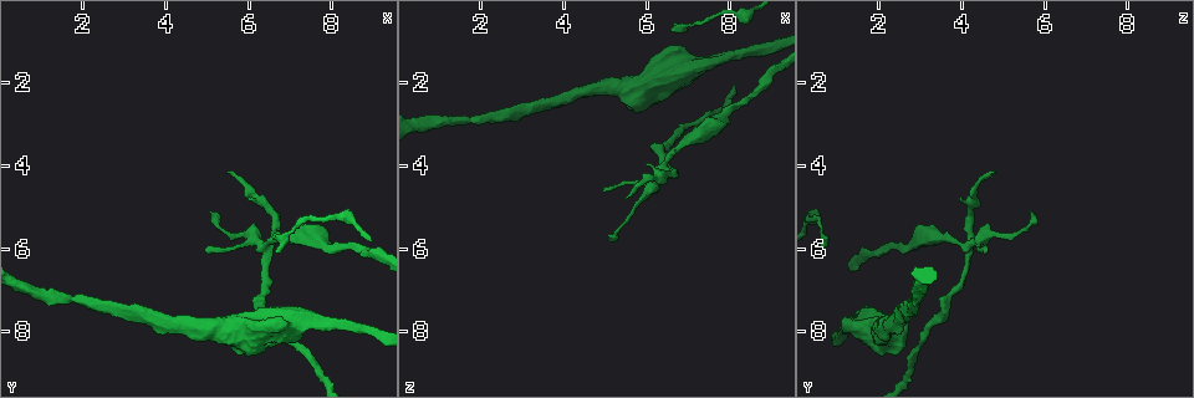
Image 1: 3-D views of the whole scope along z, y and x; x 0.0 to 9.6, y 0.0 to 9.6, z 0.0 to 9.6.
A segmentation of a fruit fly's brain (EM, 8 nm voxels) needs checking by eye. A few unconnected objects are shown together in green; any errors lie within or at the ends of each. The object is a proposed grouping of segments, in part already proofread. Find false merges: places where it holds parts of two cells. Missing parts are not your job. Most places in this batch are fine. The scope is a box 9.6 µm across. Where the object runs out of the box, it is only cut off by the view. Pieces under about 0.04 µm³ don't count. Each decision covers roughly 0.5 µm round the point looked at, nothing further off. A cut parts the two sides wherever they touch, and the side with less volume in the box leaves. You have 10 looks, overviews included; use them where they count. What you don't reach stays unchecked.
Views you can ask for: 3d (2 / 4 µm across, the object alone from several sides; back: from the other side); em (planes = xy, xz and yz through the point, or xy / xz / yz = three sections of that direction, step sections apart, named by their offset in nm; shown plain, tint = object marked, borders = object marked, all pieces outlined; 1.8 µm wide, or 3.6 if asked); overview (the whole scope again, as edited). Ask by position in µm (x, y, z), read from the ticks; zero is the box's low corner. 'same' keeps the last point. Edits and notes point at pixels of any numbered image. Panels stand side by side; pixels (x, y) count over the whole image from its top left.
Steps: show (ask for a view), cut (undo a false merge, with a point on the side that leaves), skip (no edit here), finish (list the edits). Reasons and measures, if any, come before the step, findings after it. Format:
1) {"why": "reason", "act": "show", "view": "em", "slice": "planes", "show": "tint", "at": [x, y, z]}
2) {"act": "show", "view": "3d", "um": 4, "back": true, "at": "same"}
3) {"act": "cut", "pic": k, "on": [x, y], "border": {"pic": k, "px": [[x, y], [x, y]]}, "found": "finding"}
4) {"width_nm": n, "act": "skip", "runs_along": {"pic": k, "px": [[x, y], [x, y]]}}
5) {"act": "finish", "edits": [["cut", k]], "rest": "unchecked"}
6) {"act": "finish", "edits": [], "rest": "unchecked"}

{"why": "thick turns thin", "act": "show", "view": "3d", "um": 4, "at": [7.85, 5.95, 2.80]}

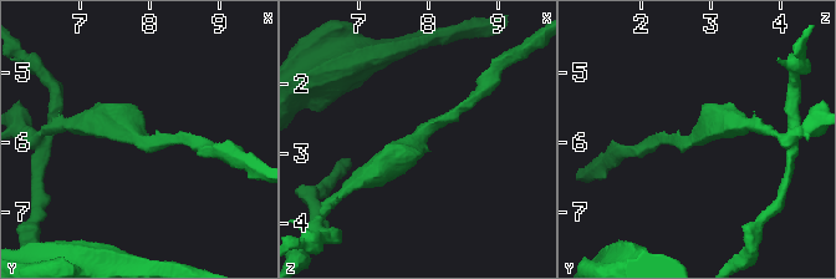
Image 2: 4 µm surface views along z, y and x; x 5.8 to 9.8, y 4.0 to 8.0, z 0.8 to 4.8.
{"arm_widths_nm": [160, 440], "act": "show", "view": "em", "slice": "planes", "show": "tint", "at": [7.85, 5.95, 2.80]}

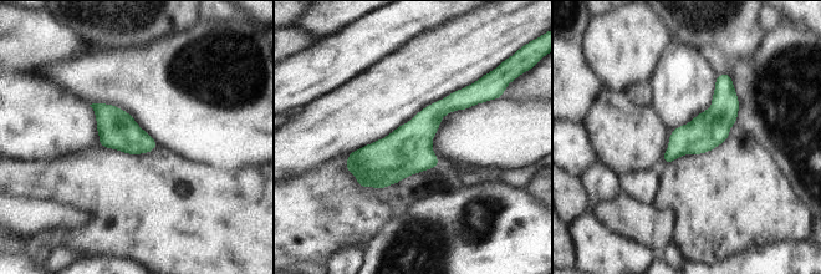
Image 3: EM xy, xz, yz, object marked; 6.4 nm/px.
{"width_nm": 240, "act": "skip", "found": "one cell here"}

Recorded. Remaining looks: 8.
{"why": "thick turns thin", "act": "show", "view": "em", "um": 3.6, "slice": "yz", "step": 8, "show": "tint", "at": [7.40, 7.75, 1.55]}

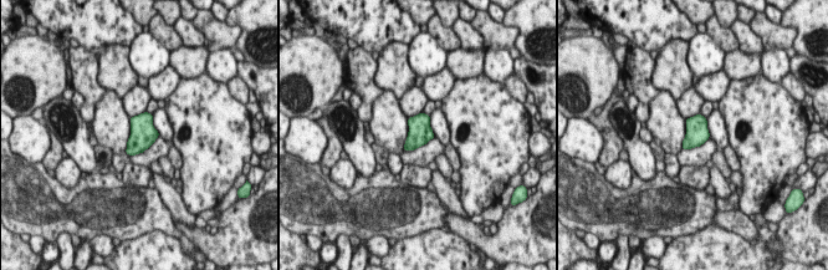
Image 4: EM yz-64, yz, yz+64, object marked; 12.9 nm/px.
{"act": "show", "view": "em", "um": 3.6, "slice": "xy", "step": 8, "show": "tint", "at": "same"}

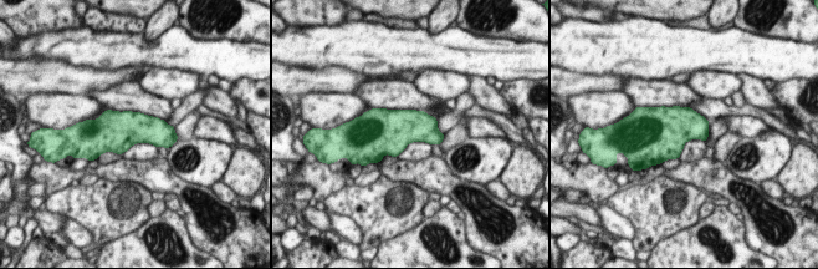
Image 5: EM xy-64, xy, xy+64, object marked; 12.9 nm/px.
{"act": "skip", "found": "all the same cell"}

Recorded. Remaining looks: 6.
{"why": "sudden change in width", "act": "show", "view": "em", "um": 3.6, "slice": "planes", "show": "tint", "at": [5.20, 7.85, 2.10]}

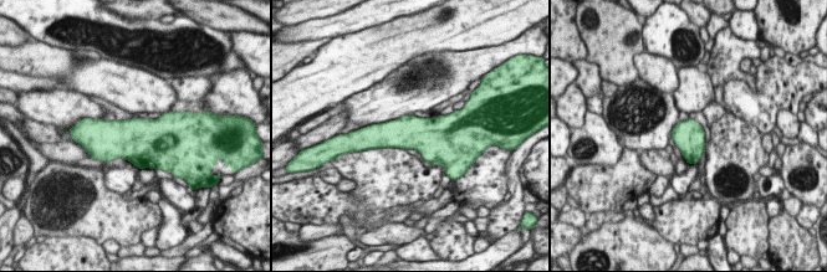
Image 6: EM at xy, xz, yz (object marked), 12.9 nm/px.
{"width_nm": 400, "act": "skip", "found": "one cell here"}

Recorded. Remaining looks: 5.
{"act": "show", "view": "3d", "um": 4, "at": [6.40, 5.95, 4.15]}

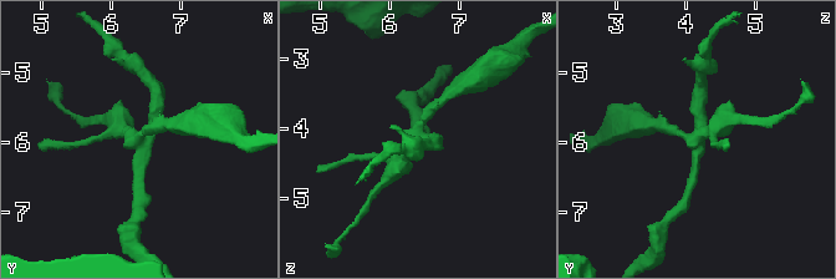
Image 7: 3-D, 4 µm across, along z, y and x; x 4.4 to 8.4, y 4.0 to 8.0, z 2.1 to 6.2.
{"why": "now the EM", "act": "show", "view": "em", "slice": "planes", "show": "tint", "at": [6.40, 5.90, 4.10]}

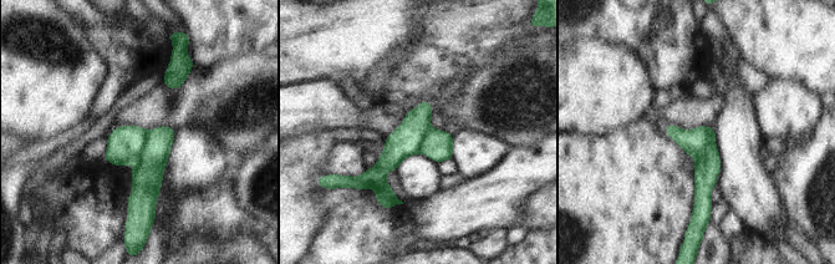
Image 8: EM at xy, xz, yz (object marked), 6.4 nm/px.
{"act": "cut", "pic": 8, "on": [147, 176], "border": {"pic": 8, "px": [[149, 131], [147, 147], [136, 162]]}, "found": "a second cell is stuck on"}

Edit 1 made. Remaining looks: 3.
{"act": "finish", "edits": [["cut", 8]], "rest": "unchecked"}

